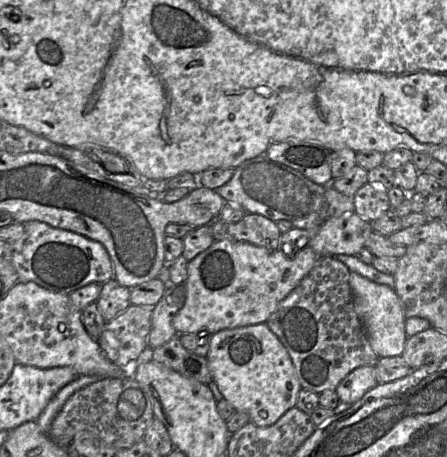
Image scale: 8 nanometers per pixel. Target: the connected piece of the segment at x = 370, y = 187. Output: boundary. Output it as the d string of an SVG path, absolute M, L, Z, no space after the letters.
M370 182L357 190L353 200L354 211L366 221L376 220L390 209L387 190Z

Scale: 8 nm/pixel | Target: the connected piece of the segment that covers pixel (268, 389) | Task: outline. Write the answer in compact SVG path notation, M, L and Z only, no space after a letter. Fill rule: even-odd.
M266 323L225 329L213 334L207 360L212 379L224 399L235 408L237 413L247 414L250 422L256 426L271 426L288 410L296 407L302 386L287 349Z

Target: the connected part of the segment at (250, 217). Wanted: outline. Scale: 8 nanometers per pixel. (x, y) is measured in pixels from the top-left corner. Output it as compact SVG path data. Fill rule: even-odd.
M247 213L238 222L225 223L215 219L208 225L211 225L216 241L223 239L245 241L269 250L280 249L282 233L274 221L263 215Z

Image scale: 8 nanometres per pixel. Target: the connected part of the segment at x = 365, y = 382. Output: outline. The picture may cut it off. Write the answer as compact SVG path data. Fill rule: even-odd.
M362 366L352 370L335 389L340 402L354 404L378 383L375 367Z

